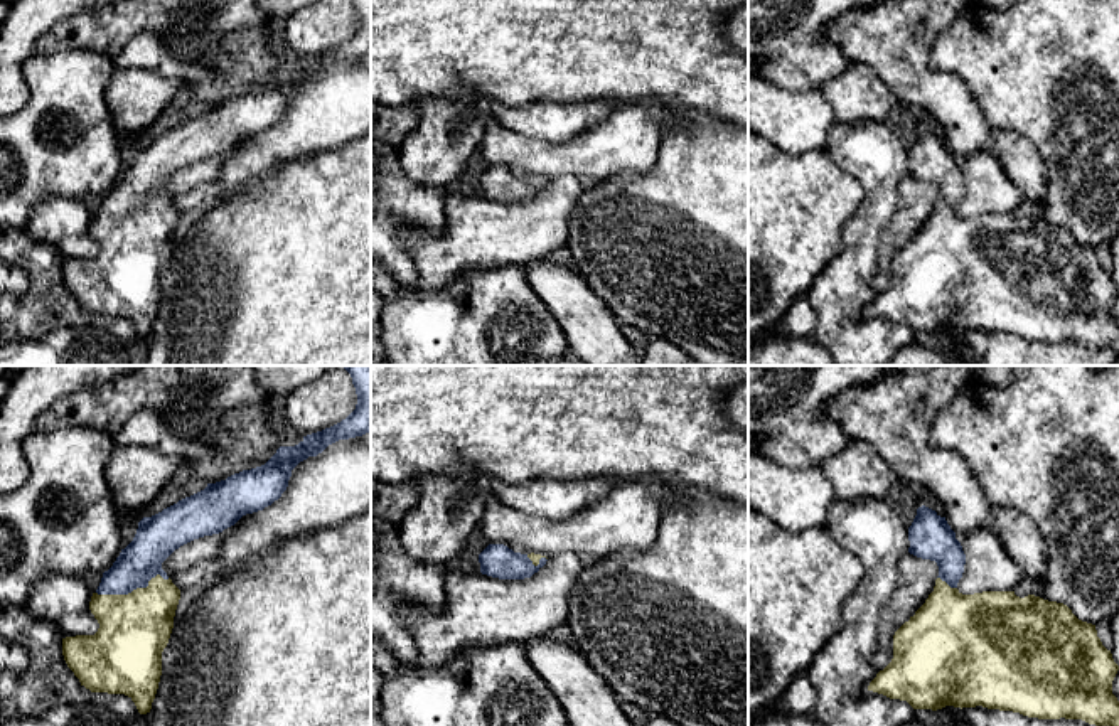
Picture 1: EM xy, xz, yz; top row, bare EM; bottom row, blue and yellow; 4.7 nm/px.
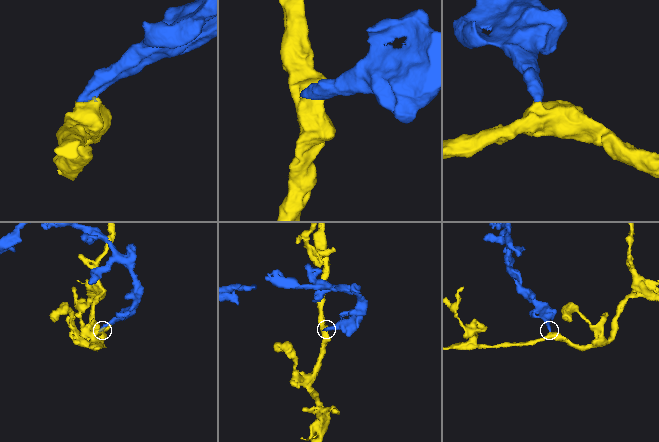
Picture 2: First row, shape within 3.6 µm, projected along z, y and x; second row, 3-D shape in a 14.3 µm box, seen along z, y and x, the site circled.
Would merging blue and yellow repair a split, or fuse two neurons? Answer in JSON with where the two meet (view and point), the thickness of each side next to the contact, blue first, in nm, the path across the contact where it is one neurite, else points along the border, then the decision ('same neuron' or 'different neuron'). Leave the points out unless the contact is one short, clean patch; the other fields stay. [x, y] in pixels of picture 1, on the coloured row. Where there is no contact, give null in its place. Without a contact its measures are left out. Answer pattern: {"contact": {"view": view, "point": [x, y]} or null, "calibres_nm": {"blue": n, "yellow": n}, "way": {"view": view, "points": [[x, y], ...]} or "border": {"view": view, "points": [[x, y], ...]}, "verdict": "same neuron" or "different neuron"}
{"contact": {"view": "xy", "point": [133, 588]}, "calibres_nm": {"blue": 200, "yellow": 340}, "way": {"view": "xy", "points": [[140, 561], [133, 588], [133, 630]]}, "verdict": "same neuron"}

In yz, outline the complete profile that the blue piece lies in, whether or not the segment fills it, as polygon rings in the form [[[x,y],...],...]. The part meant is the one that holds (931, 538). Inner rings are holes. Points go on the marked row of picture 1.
[[[922,505],[917,509],[917,515],[908,527],[908,541],[910,547],[908,553],[922,558],[935,561],[939,566],[939,576],[935,579],[934,591],[929,595],[925,603],[905,622],[893,635],[893,659],[891,662],[876,674],[876,677],[870,682],[868,691],[883,694],[890,699],[907,701],[913,709],[942,709],[945,706],[954,707],[976,707],[982,706],[988,709],[999,709],[999,711],[1013,711],[1020,713],[1028,718],[1038,719],[1082,719],[1089,724],[1095,726],[1119,726],[1119,701],[1112,694],[1112,681],[1119,670],[1119,665],[1114,662],[1111,650],[1107,650],[1100,638],[1097,637],[1095,625],[1079,620],[1072,610],[1057,601],[1048,601],[1035,595],[1028,595],[1020,598],[1015,591],[982,591],[974,595],[962,595],[957,590],[957,583],[962,578],[966,554],[962,551],[961,542],[956,539],[956,532],[947,524],[945,517],[940,517],[935,510]]]

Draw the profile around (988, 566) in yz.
[[[979,527],[969,532],[961,546],[966,554],[966,564],[957,583],[959,593],[1013,591],[1025,578],[999,536],[991,529]]]

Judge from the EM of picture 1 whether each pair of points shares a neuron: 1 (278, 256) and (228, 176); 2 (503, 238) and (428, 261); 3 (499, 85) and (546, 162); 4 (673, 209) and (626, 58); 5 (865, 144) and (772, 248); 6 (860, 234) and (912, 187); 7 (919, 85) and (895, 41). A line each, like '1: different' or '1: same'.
1: different
2: same
3: different
4: different
5: different
6: different
7: same

